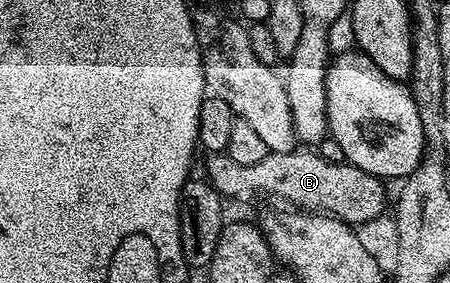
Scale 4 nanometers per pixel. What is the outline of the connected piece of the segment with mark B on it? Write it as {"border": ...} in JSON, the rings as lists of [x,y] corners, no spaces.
{"border":[[[302,151],[306,152],[269,152],[253,166],[240,166],[240,162],[232,162],[232,158],[225,154],[210,154],[205,157],[204,176],[227,201],[271,196],[274,200],[283,200],[286,203],[283,205],[291,209],[337,216],[351,226],[362,225],[383,215],[387,185],[379,177],[345,162],[329,164],[324,157],[314,153],[317,151]]]}

